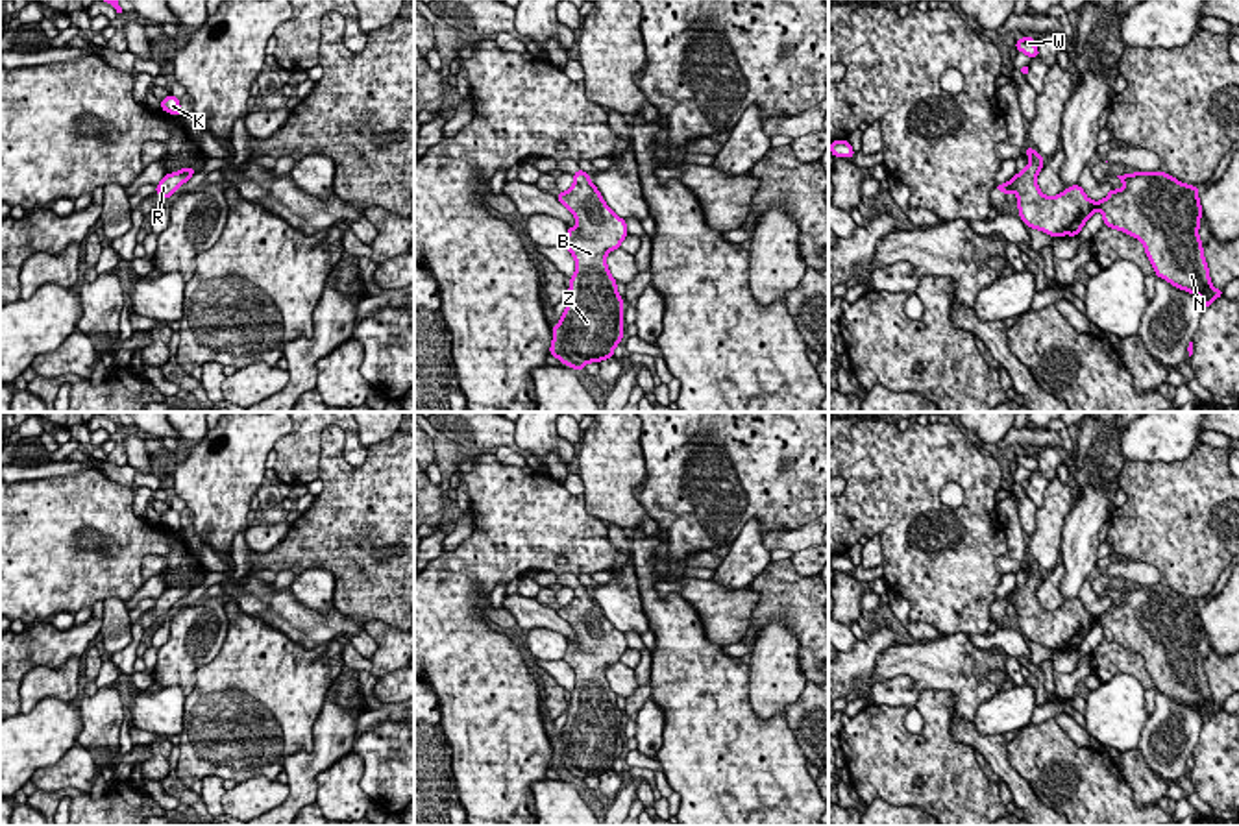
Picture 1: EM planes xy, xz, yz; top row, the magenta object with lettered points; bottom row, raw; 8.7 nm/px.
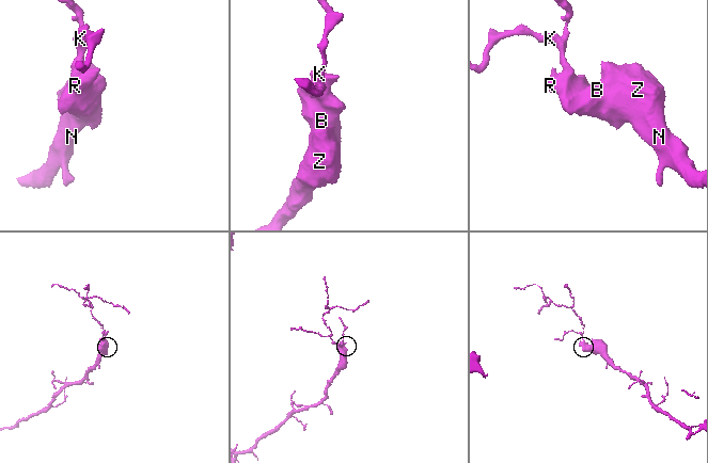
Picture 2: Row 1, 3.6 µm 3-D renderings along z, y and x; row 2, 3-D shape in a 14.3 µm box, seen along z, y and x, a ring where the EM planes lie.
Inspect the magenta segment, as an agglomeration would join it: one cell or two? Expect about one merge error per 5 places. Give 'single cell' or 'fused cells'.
single cell

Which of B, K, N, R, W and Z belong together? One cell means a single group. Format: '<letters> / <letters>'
B K N R W Z

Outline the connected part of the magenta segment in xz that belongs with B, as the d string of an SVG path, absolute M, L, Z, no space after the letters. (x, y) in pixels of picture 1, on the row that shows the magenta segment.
M577 170L573 179L557 198L577 220L564 240L575 259L575 273L570 279L568 305L553 325L549 353L581 371L584 364L614 357L614 347L621 344L623 298L607 266L607 253L618 249L629 231L592 185L590 174Z

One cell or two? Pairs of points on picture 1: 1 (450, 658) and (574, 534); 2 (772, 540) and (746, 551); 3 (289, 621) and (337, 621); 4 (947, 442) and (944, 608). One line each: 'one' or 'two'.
1: one
2: two
3: one
4: one

